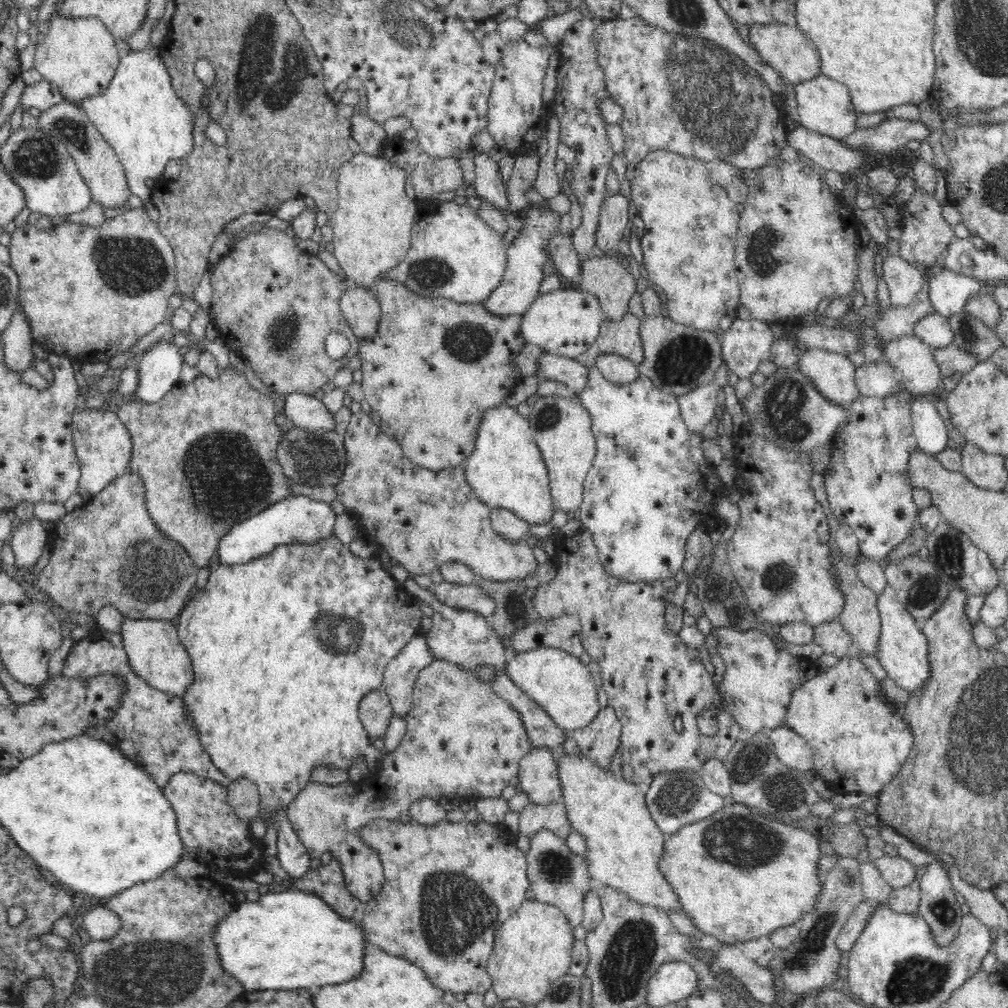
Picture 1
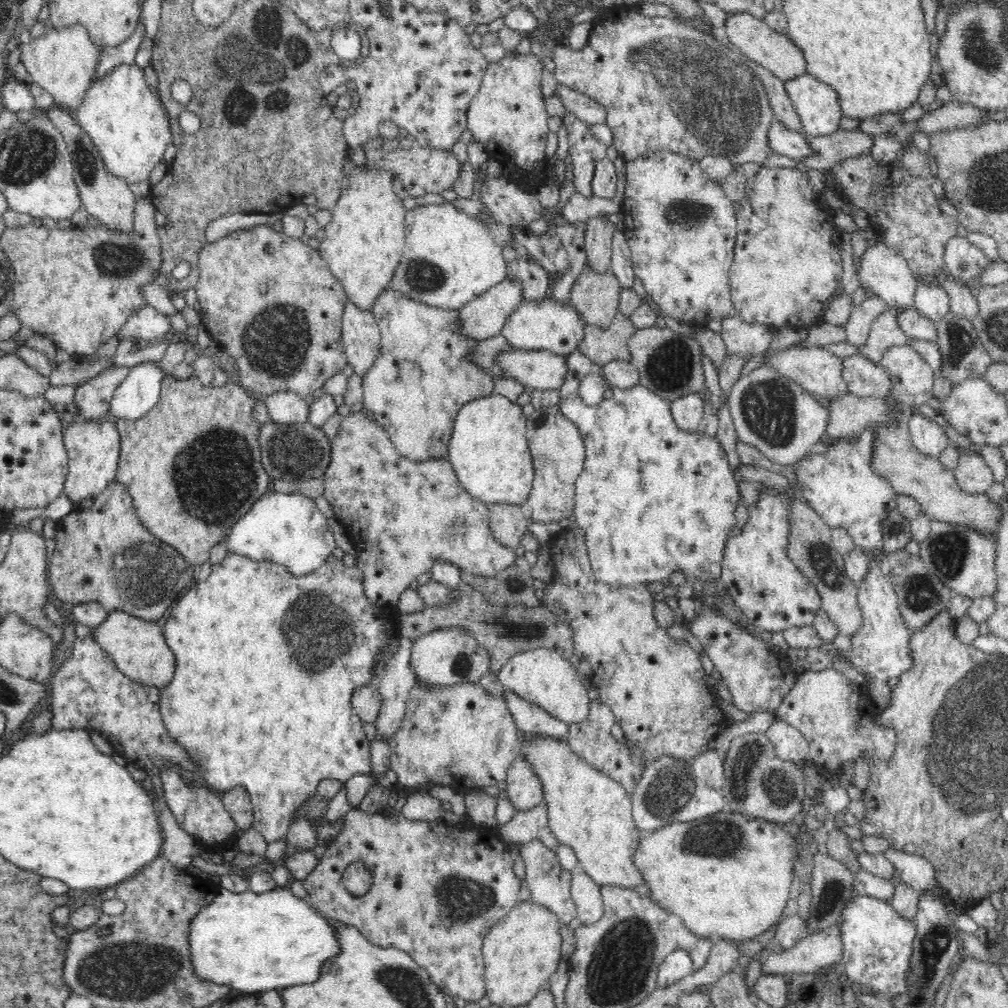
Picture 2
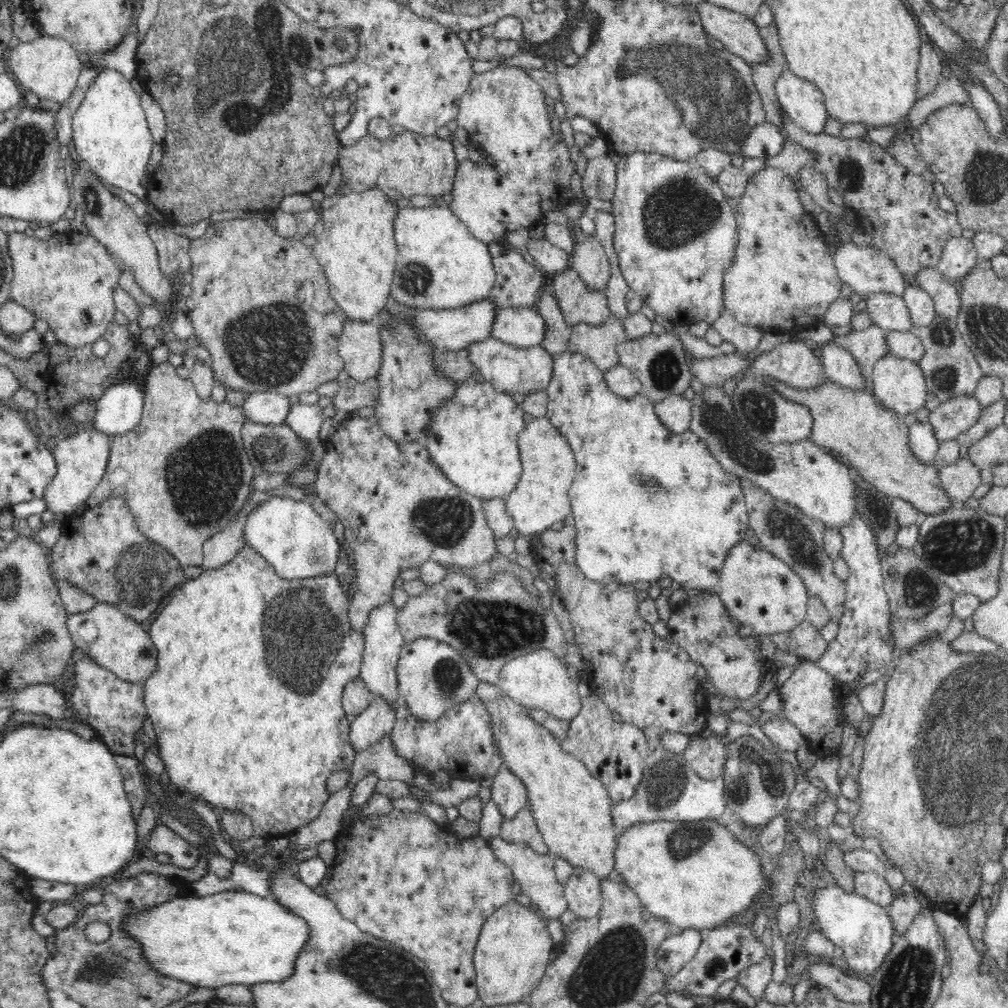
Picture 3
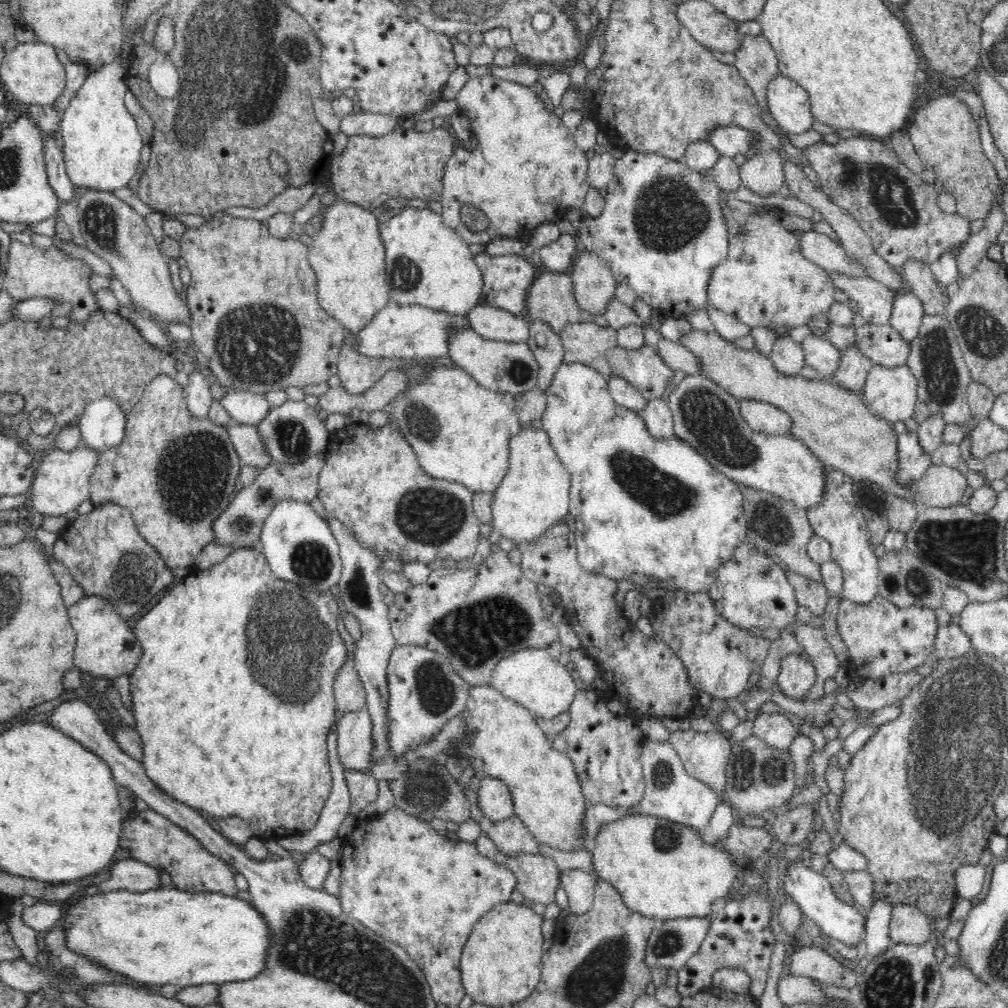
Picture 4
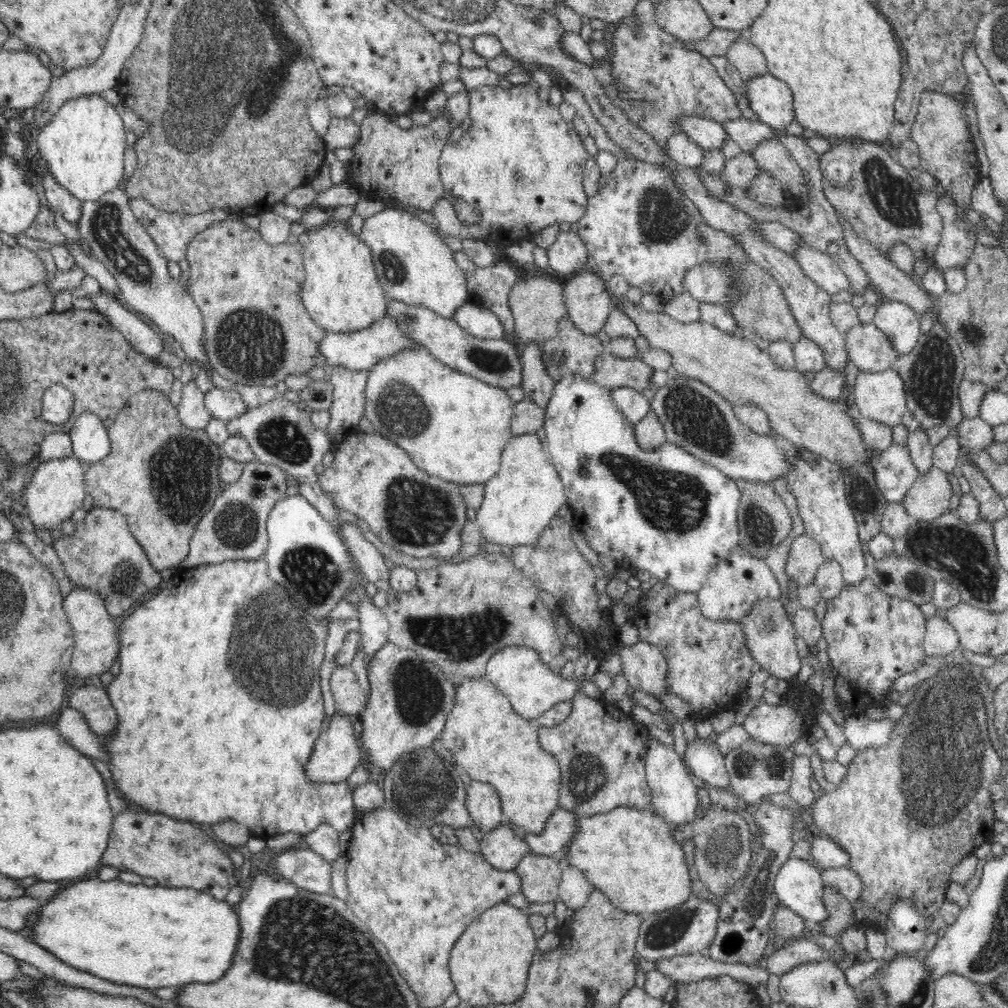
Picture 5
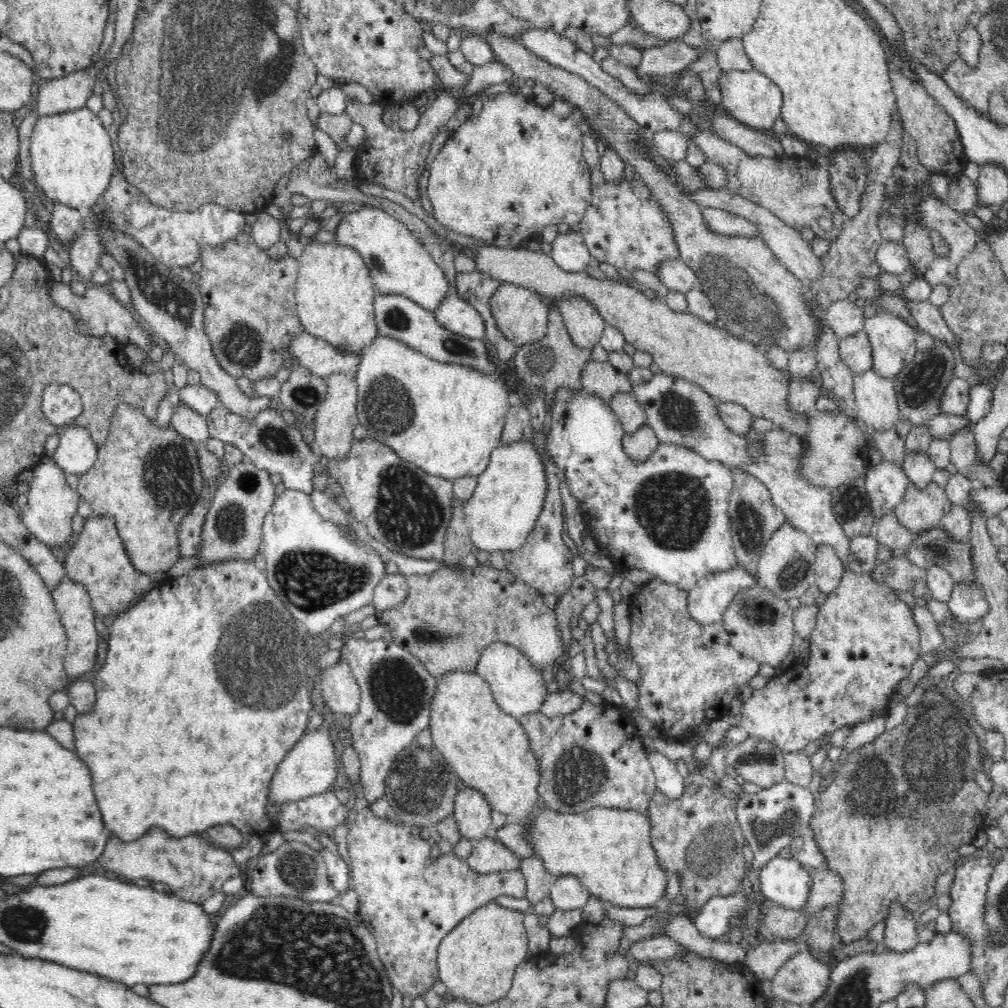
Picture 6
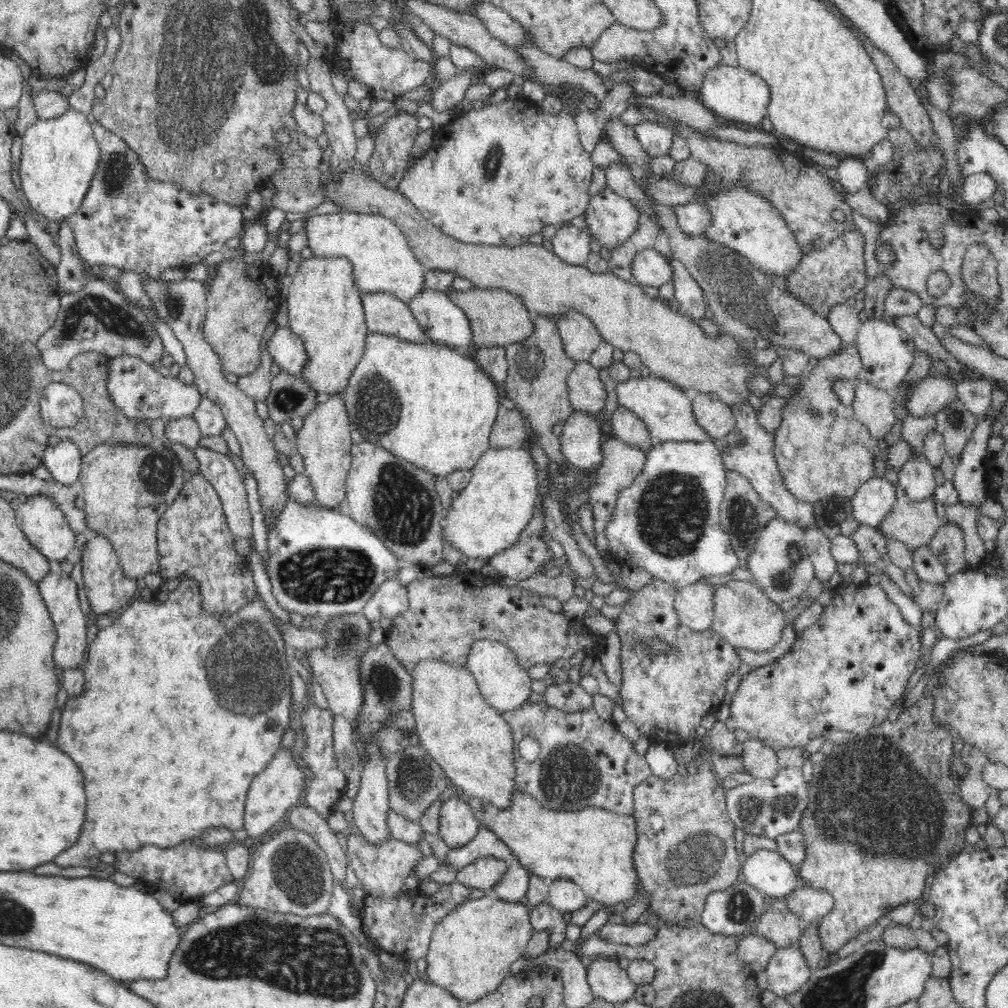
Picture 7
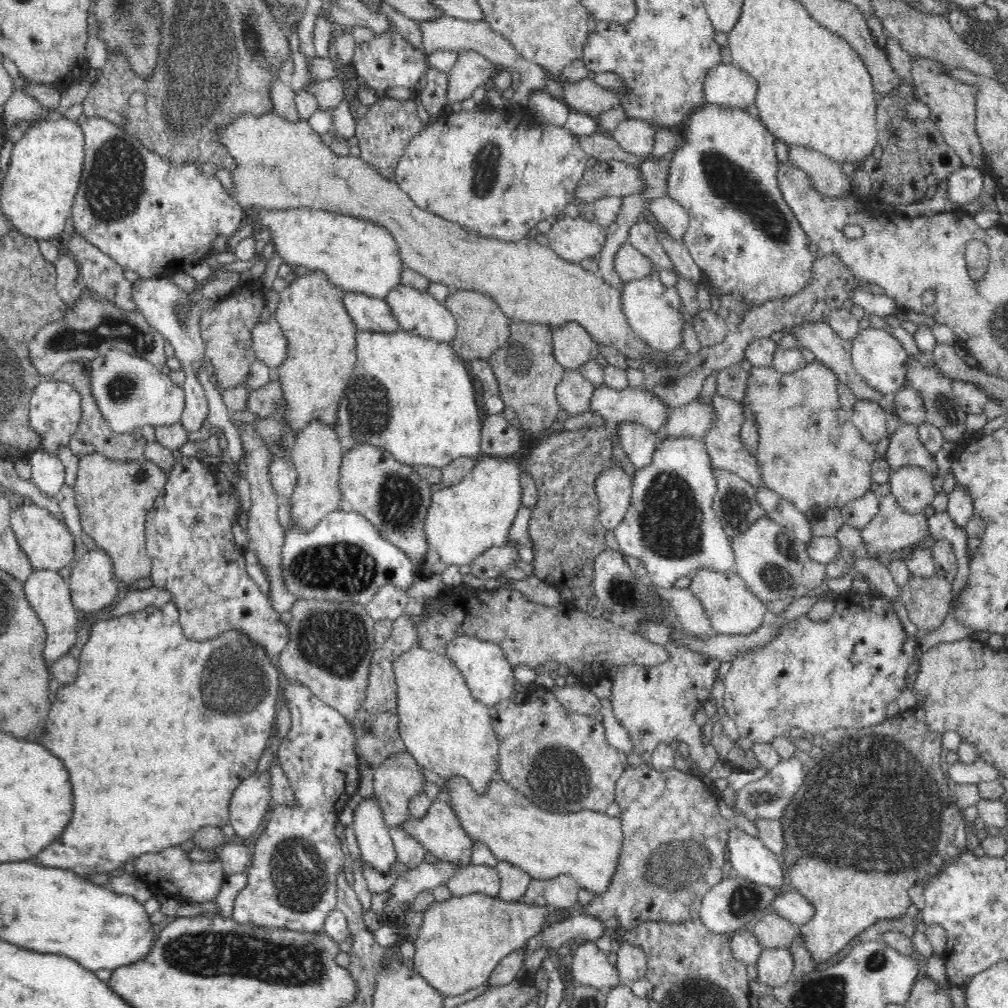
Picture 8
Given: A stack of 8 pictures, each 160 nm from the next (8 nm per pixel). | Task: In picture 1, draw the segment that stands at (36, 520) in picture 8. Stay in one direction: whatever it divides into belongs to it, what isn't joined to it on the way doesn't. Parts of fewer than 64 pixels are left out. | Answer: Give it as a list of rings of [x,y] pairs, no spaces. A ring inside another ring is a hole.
[[[106,411],[104,422],[100,422],[94,432],[80,434],[74,429],[73,446],[81,471],[78,492],[87,500],[129,470],[133,448],[131,433],[127,430],[127,426],[120,422],[118,414],[114,411]]]

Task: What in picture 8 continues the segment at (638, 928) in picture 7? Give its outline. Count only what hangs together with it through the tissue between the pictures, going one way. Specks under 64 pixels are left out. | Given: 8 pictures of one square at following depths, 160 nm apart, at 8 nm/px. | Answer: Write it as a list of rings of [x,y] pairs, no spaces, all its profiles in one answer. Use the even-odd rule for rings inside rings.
[[[576,915],[575,917],[566,919],[562,922],[558,922],[554,925],[548,926],[548,928],[544,928],[542,932],[540,932],[536,936],[532,936],[527,944],[522,947],[525,948],[525,952],[527,952],[527,956],[530,956],[534,950],[540,950],[540,948],[549,948],[553,953],[558,950],[560,947],[564,946],[567,942],[572,943],[572,941],[575,938],[583,938],[584,940],[598,940],[598,938],[602,938],[605,934],[614,934],[614,933],[609,933],[607,929],[604,927],[603,922],[600,920],[597,920],[596,918],[592,916],[586,916],[586,915]]]

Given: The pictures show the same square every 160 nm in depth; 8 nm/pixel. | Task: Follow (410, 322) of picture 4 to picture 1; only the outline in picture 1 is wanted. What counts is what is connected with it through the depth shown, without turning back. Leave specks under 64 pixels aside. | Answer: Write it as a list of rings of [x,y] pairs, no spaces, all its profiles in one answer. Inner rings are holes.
[[[530,205],[524,212],[524,217],[520,218],[523,222],[522,229],[518,237],[507,245],[507,267],[498,284],[498,288],[488,296],[482,305],[494,313],[494,315],[522,315],[540,294],[540,284],[544,280],[544,266],[550,262],[548,244],[558,232],[562,216],[558,212],[553,212],[547,205],[544,207],[531,207]]]

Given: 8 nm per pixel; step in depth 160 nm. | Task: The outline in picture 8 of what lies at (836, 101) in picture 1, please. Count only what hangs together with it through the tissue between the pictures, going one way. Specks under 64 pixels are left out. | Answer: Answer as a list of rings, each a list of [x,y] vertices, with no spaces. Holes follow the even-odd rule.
[[[719,65],[707,73],[712,86],[703,86],[705,102],[746,110],[755,104],[758,83],[746,72],[730,65]]]

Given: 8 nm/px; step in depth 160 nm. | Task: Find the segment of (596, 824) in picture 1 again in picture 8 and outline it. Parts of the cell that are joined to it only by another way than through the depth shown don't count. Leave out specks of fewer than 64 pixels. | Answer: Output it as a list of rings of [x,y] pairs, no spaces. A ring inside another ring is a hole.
[[[418,646],[402,652],[394,662],[392,671],[398,686],[398,731],[408,751],[423,768],[428,768],[448,780],[461,776],[478,794],[486,794],[490,780],[498,777],[498,737],[492,727],[489,707],[474,698],[464,675],[446,654],[438,654]]]

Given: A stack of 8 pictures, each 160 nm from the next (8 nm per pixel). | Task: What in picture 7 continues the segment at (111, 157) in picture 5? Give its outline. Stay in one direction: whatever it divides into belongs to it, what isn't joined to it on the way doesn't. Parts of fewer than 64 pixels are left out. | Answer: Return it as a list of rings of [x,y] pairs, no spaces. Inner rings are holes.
[[[70,108],[58,118],[38,119],[21,138],[20,193],[31,206],[26,212],[36,211],[50,220],[68,220],[80,209],[100,162],[92,124],[85,114]]]

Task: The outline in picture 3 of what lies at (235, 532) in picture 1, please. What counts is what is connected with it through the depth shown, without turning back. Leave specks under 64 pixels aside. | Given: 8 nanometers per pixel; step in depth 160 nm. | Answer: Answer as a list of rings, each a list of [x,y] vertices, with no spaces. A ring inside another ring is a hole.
[[[271,497],[258,504],[250,512],[245,522],[244,543],[257,550],[273,567],[276,573],[284,579],[305,579],[320,577],[334,572],[335,564],[340,560],[340,545],[334,537],[333,527],[314,511],[307,500],[296,501],[289,497]]]

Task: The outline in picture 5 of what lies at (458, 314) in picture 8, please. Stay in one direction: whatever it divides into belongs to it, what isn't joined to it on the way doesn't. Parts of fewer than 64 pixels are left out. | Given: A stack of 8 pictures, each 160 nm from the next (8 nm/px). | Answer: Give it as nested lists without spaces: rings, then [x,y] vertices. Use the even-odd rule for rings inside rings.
[[[546,273],[528,280],[519,279],[508,292],[508,305],[514,315],[516,344],[526,345],[551,339],[558,332],[560,320],[568,317],[568,309],[564,305],[563,280]]]

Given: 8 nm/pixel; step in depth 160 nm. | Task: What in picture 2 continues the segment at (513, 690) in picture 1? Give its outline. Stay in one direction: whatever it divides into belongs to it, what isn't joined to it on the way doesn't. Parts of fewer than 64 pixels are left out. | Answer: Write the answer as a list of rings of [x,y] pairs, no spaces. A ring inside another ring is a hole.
[[[504,690],[503,698],[513,714],[513,719],[521,736],[551,736],[558,740],[565,740],[569,733],[569,724],[553,717],[537,704],[528,702],[524,698]]]

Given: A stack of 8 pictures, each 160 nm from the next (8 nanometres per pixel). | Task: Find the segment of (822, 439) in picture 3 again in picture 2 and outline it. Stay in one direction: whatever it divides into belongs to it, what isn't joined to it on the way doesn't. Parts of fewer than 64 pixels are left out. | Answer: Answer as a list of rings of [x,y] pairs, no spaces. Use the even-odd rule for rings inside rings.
[[[848,393],[844,396],[836,396],[829,400],[822,401],[829,410],[829,422],[826,428],[826,442],[828,444],[838,444],[839,440],[845,440],[848,445],[854,445],[856,438],[866,430],[866,428],[873,428],[875,432],[875,450],[873,451],[873,458],[870,460],[872,469],[882,476],[898,495],[908,495],[914,497],[920,503],[921,512],[926,513],[932,521],[942,521],[950,524],[965,524],[986,536],[996,535],[998,524],[1003,513],[1000,510],[1000,505],[992,502],[986,493],[970,494],[965,492],[956,483],[953,470],[947,470],[936,457],[930,457],[921,454],[912,443],[909,432],[909,411],[897,410],[895,406],[889,406],[889,401],[880,398],[860,397],[855,394]]]

